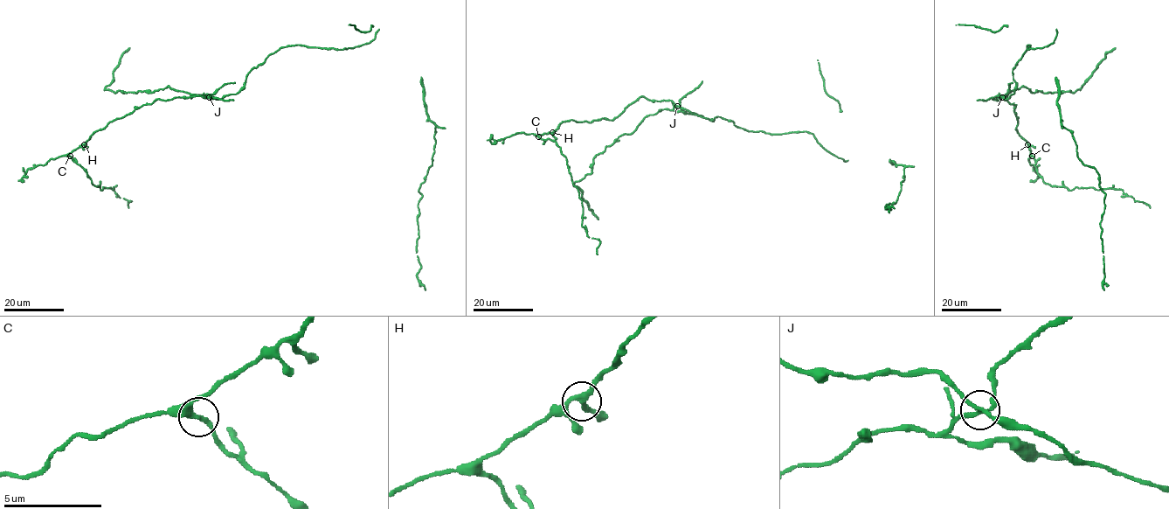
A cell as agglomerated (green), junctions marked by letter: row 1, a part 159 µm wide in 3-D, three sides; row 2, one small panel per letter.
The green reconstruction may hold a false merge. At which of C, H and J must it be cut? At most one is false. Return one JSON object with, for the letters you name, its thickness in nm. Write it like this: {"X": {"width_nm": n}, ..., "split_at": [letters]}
{"J": {"width_nm": 240}, "split_at": ["J"]}

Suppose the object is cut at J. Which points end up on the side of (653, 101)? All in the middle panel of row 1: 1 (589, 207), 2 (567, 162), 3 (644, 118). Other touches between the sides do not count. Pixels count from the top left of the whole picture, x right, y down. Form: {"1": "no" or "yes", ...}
{"1": "no", "2": "yes", "3": "no"}

